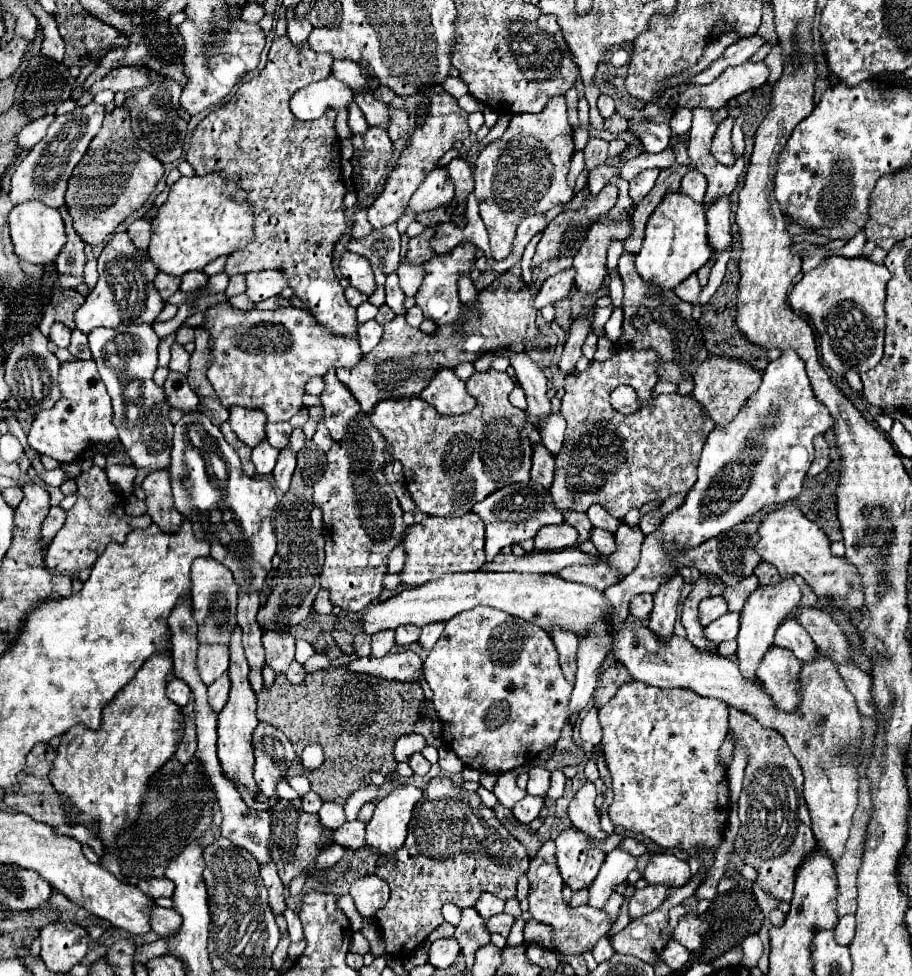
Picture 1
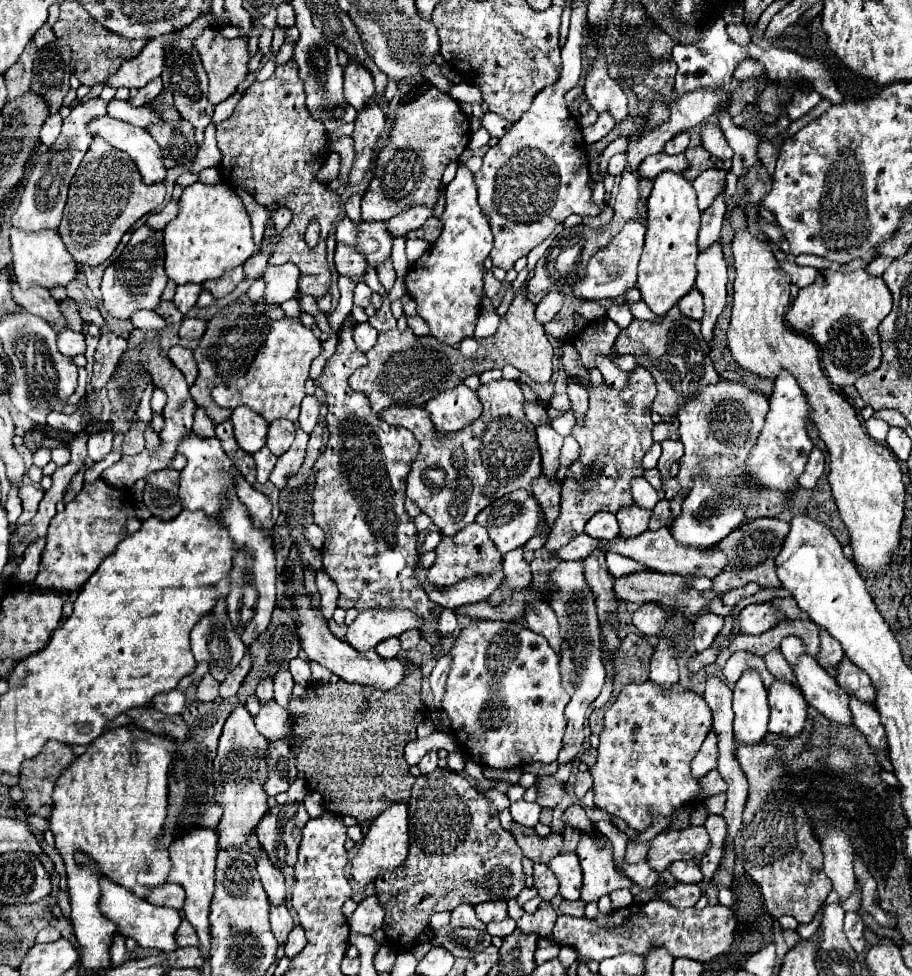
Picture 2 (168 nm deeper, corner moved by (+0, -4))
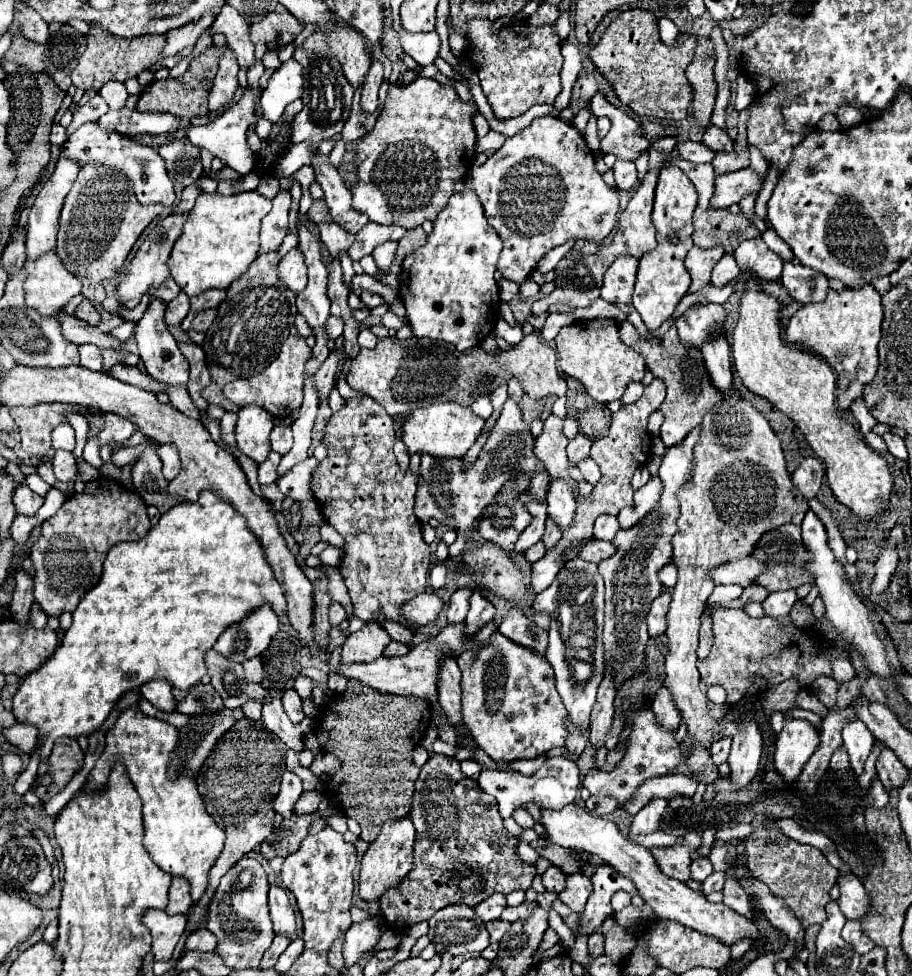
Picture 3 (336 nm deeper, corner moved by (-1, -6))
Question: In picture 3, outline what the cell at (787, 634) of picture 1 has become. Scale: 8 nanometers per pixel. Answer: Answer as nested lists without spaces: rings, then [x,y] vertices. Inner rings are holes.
[[[853,720],[853,722],[847,722],[843,726],[843,746],[849,754],[849,762],[851,762],[851,768],[857,776],[863,774],[863,766],[865,766],[865,760],[873,748],[873,734],[869,732],[869,728],[861,722],[861,720]]]

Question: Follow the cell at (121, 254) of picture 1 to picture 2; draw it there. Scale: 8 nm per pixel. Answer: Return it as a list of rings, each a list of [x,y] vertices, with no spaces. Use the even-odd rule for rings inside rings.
[[[140,226],[132,232],[120,258],[110,262],[102,276],[102,304],[104,312],[114,318],[128,320],[138,310],[156,310],[160,304],[162,290],[166,288],[168,276],[164,272],[164,244],[162,232],[154,232],[148,226]]]

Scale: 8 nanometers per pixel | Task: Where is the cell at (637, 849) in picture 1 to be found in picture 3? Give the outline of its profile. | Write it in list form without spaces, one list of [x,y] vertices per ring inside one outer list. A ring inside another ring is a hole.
[[[687,832],[687,838],[683,844],[673,848],[657,848],[653,850],[653,858],[657,860],[663,874],[681,882],[689,882],[691,880],[689,854],[695,852],[699,846],[701,846],[701,832]]]

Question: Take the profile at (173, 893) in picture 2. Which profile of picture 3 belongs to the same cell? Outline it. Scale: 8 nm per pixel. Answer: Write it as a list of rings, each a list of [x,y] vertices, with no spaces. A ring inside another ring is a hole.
[[[175,876],[171,886],[169,886],[169,904],[167,904],[167,914],[187,914],[189,906],[193,904],[191,900],[191,884],[183,876]]]

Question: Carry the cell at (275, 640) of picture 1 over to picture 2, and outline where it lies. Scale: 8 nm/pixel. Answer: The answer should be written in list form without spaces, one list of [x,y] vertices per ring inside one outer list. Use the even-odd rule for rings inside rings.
[[[288,668],[284,670],[278,670],[274,674],[274,698],[280,706],[286,708],[290,696],[292,696],[292,686],[294,686],[294,680],[292,680],[292,674]]]

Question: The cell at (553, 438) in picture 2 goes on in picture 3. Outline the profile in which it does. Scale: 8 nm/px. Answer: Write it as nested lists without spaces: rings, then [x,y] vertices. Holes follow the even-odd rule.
[[[551,480],[551,490],[547,494],[547,516],[561,528],[567,530],[575,516],[575,498],[569,494],[569,486],[561,480]]]

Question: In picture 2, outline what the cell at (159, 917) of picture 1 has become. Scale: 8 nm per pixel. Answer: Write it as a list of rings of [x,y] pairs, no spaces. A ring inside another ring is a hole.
[[[182,918],[178,930],[176,930],[176,944],[180,946],[196,946],[198,940],[196,940],[196,930],[192,928],[192,924],[188,924],[188,920]]]

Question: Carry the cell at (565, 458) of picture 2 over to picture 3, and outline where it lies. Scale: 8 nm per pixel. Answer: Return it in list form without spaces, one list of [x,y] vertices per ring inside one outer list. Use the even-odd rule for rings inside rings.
[[[587,458],[587,460],[581,460],[579,462],[579,466],[577,466],[581,472],[583,472],[583,476],[587,478],[587,482],[589,484],[597,484],[599,482],[599,478],[601,478],[601,472],[599,472],[599,466],[591,460],[591,458]]]

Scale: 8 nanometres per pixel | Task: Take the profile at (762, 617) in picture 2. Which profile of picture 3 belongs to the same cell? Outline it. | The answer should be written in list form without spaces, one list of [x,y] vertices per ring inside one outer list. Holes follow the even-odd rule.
[[[785,590],[785,592],[771,592],[769,598],[763,602],[765,614],[771,618],[787,616],[797,602],[797,592],[795,590]]]

